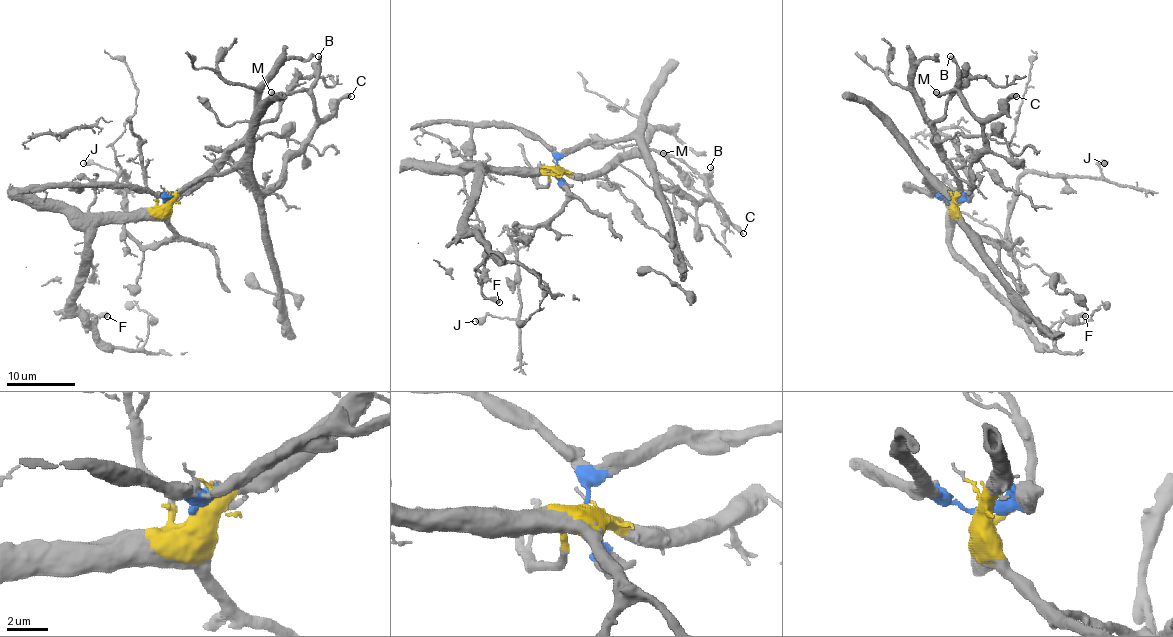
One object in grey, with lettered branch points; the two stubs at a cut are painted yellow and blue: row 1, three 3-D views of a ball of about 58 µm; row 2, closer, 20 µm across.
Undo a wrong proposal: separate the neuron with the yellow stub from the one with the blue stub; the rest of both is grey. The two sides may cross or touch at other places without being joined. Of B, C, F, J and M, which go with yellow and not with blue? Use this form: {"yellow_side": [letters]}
{"yellow_side": ["F", "J"]}

